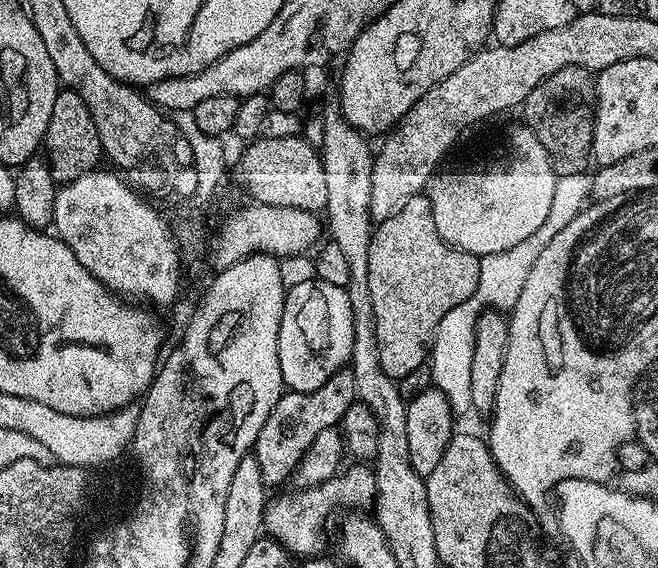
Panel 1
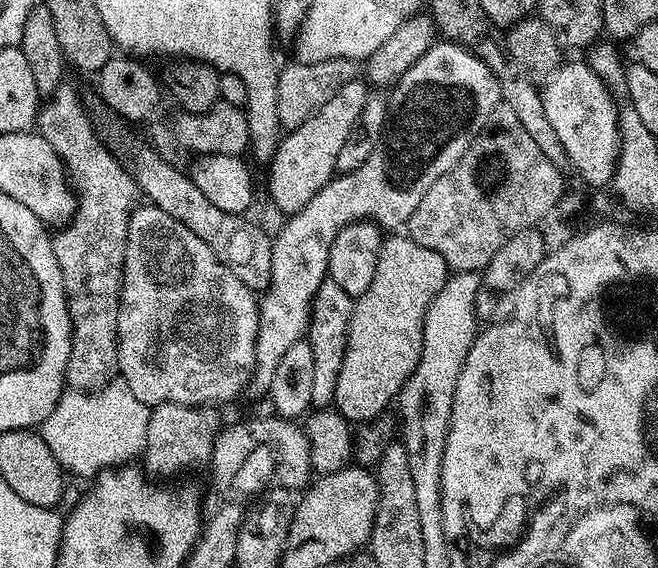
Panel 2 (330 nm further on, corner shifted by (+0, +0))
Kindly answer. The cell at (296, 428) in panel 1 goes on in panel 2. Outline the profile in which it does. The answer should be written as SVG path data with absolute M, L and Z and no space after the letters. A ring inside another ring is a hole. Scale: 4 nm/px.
M331 278L324 279L322 286L318 286L318 294L314 296L306 337L310 350L314 350L314 383L310 393L313 409L327 409L335 401L338 374L342 374L342 358L346 354L353 303L354 298L346 294L346 290L342 290L342 286L338 286L338 282Z

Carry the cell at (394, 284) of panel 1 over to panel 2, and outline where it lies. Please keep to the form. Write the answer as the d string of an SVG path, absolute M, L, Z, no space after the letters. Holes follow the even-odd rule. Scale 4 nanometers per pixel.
M392 234L380 245L378 266L374 266L374 278L366 290L366 294L355 297L352 305L352 317L348 327L346 354L342 358L342 374L338 374L338 386L334 401L335 411L350 422L372 420L375 416L389 411L388 403L395 401L400 395L402 386L414 374L418 362L422 358L422 342L424 341L424 319L428 308L434 302L438 290L447 282L450 269L442 254L434 254L434 250L426 250L426 246L418 246L407 234Z

